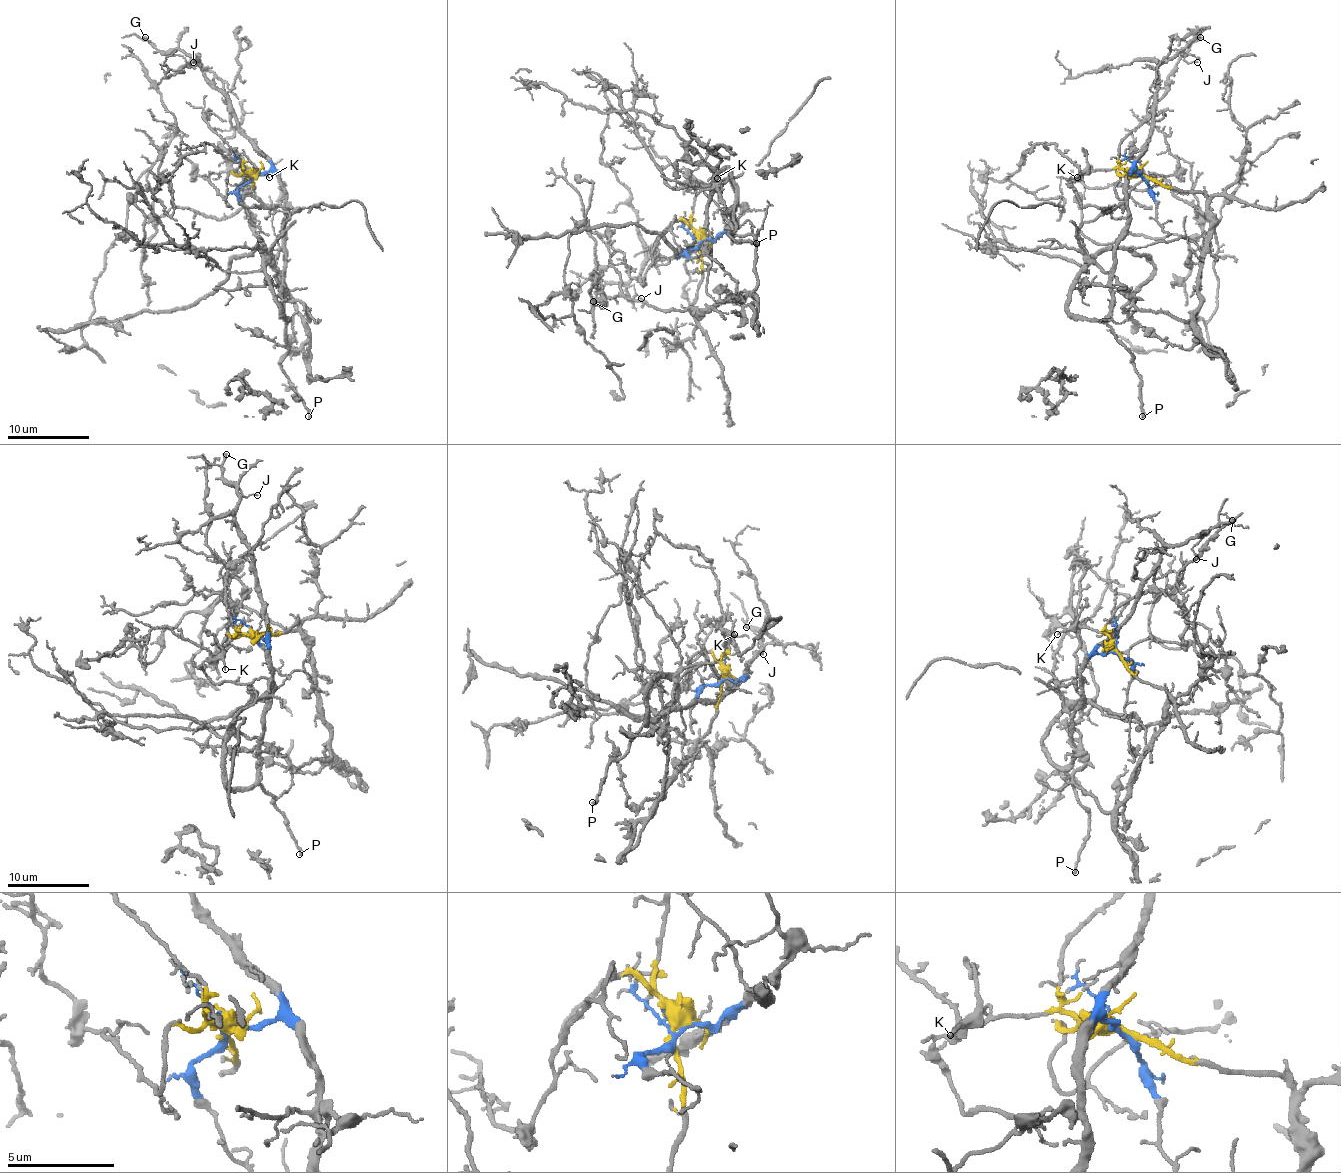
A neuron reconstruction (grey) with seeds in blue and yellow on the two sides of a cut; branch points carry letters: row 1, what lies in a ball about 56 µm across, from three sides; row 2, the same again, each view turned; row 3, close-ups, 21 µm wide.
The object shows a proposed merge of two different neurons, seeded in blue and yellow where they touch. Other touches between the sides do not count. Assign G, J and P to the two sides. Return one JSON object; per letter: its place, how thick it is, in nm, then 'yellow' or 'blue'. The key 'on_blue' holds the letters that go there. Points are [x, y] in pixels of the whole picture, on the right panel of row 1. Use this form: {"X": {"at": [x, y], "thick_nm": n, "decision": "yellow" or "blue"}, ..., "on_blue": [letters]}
{"G": {"at": [1200, 37], "thick_nm": 240, "decision": "blue"}, "J": {"at": [1197, 62], "thick_nm": 80, "decision": "blue"}, "P": {"at": [1142, 416], "thick_nm": 260, "decision": "blue"}, "on_blue": ["G", "J", "P"]}

